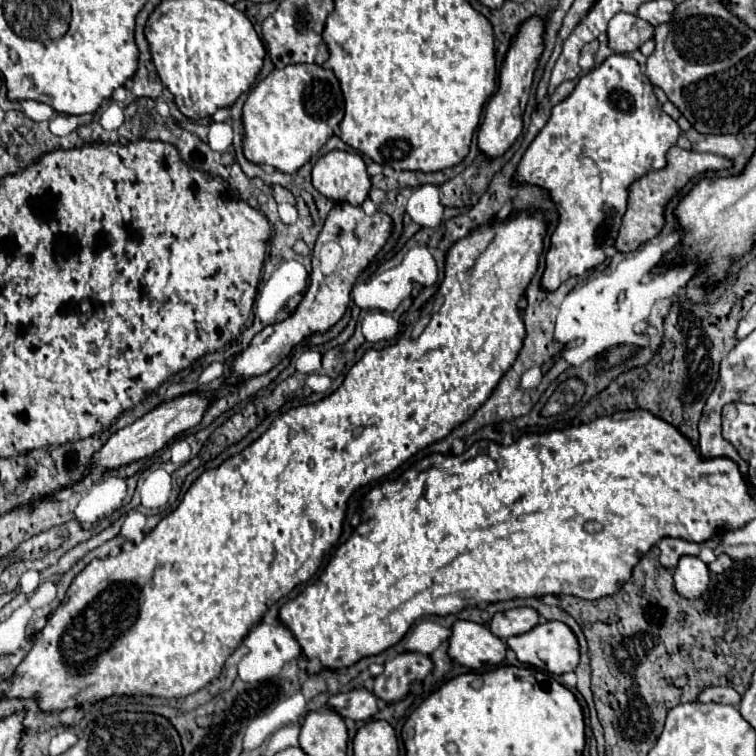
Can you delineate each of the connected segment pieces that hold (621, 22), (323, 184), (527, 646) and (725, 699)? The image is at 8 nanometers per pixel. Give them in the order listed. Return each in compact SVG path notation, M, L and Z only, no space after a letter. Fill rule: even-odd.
M617 13L607 25L607 43L615 53L633 53L653 37L653 27L631 13Z
M337 149L317 161L311 181L313 187L333 203L361 205L371 189L361 155Z
M561 621L539 623L537 627L533 627L527 633L509 637L505 643L509 649L515 651L517 659L521 663L535 665L537 669L545 669L553 675L563 675L567 671L575 671L575 667L579 665L579 659L581 659L581 647L579 647L579 641L577 641L573 629Z
M709 687L709 689L701 691L697 701L701 701L701 703L715 701L721 705L733 705L735 707L741 703L741 695L733 687Z

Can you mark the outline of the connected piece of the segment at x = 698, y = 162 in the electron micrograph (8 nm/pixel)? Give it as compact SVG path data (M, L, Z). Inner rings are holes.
M671 147L667 151L667 165L663 169L649 171L629 185L627 211L621 219L619 235L615 239L615 249L627 253L627 251L637 249L647 239L653 239L663 227L663 207L691 177L695 177L697 173L703 173L703 171L719 171L719 169L727 169L727 167L731 167L731 161L727 157L721 157L715 153L695 153L695 151L685 151L681 147Z

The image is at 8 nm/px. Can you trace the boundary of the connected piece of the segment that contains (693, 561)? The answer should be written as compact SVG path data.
M685 555L675 569L675 589L685 599L697 599L707 591L709 569L699 557Z

